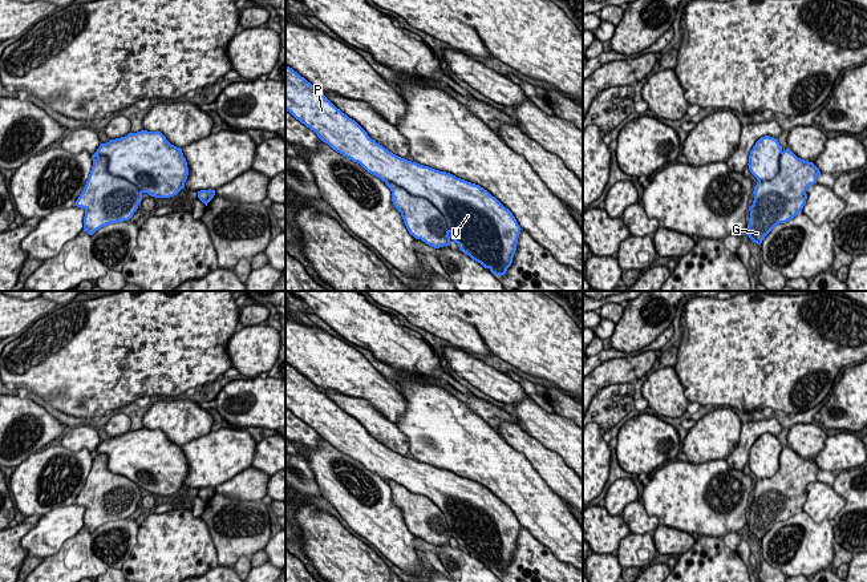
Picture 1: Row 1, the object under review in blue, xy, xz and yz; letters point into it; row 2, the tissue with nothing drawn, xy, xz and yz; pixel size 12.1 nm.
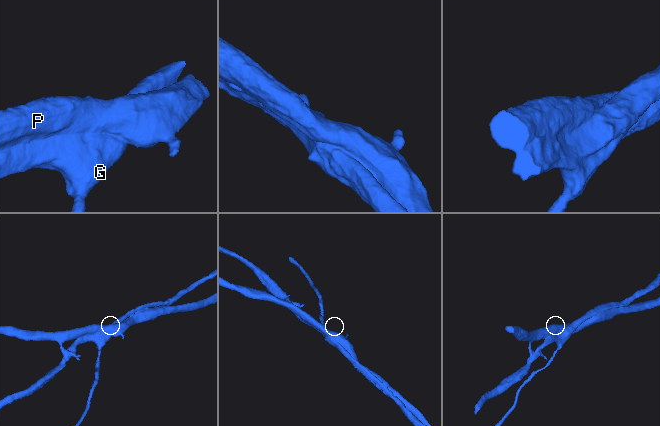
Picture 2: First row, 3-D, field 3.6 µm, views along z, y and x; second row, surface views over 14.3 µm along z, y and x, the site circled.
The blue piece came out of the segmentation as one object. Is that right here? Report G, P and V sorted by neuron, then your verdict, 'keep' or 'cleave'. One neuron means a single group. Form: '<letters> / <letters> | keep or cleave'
G P V | keep

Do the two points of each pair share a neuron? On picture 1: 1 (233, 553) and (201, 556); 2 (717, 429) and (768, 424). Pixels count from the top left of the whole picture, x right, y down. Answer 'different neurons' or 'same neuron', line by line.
1: different neurons
2: different neurons

